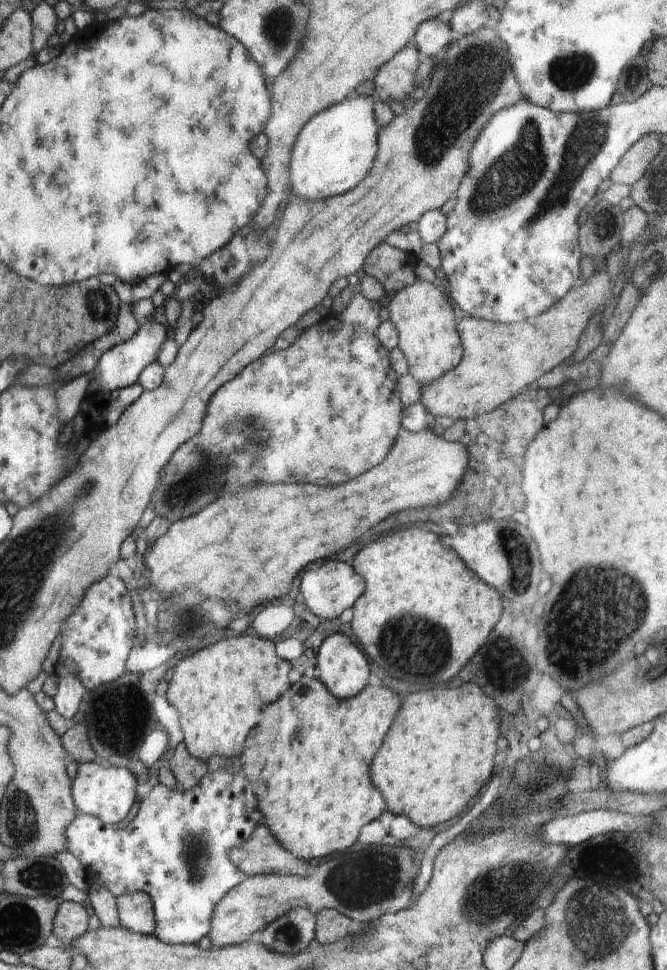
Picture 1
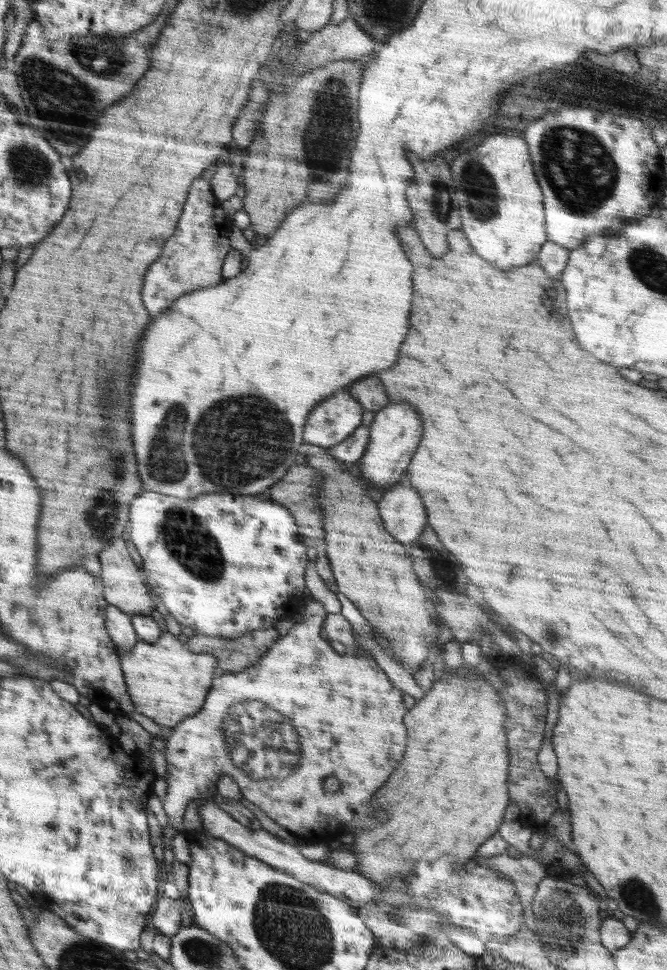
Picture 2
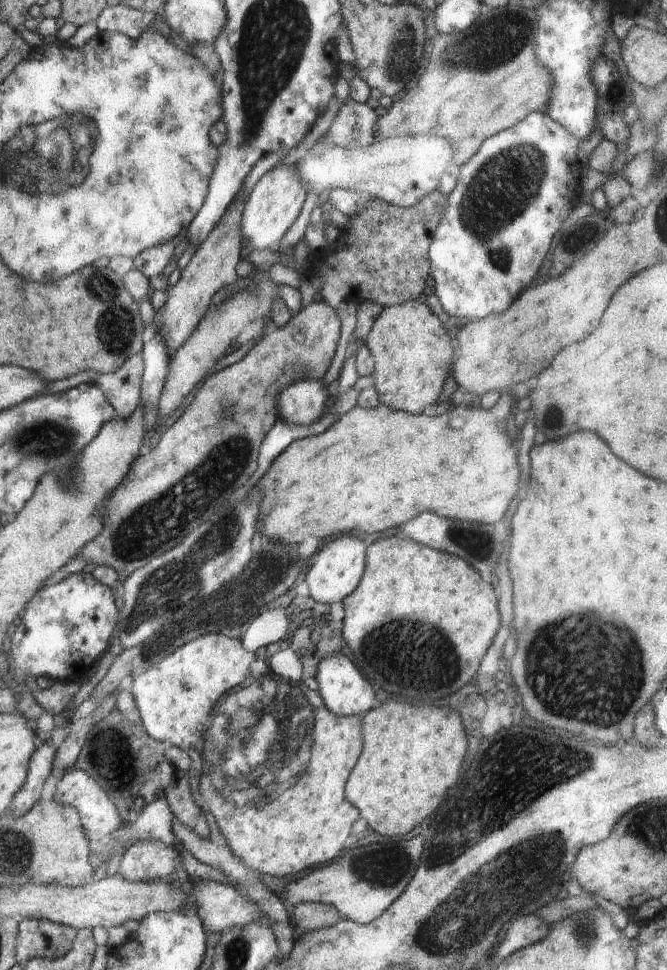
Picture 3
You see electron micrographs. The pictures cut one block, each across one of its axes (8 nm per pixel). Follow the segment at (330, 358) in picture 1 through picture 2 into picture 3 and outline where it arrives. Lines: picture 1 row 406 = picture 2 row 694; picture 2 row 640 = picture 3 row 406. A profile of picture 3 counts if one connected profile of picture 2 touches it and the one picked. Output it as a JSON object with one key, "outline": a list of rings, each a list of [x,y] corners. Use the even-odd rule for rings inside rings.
{"outline":[[[302,377],[279,392],[279,419],[289,425],[311,425],[324,416],[329,406],[329,398],[322,377]]]}

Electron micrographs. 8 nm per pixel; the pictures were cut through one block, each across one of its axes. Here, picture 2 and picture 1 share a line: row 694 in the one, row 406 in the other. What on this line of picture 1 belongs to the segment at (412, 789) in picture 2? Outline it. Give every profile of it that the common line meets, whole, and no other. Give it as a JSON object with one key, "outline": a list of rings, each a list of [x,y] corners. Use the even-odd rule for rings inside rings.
{"outline":[[[605,268],[584,284],[572,288],[560,302],[532,320],[516,324],[496,324],[467,317],[458,320],[458,334],[464,346],[462,362],[430,385],[422,387],[420,403],[427,410],[430,420],[438,416],[473,419],[476,415],[492,412],[517,395],[524,386],[568,361],[592,316],[604,311],[613,296],[613,287],[614,283]]]}

